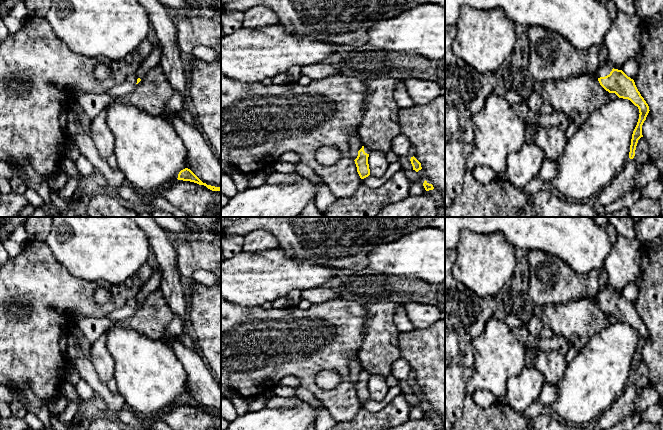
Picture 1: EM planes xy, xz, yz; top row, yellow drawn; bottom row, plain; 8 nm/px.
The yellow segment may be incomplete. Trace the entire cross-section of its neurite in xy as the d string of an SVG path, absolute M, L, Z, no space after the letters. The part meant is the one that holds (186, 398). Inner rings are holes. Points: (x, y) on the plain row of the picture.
M185 392L183 394L181 394L178 398L178 404L183 404L183 405L190 405L190 406L194 406L197 407L199 409L204 409L206 410L208 413L212 414L212 415L220 415L221 411L215 411L215 410L211 410L211 409L207 409L206 407L203 407L190 393Z

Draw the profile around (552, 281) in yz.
M540 250L529 252L529 297L533 305L548 306L570 303L583 298L595 299L608 286L605 269L592 270L589 273L577 273L562 259Z

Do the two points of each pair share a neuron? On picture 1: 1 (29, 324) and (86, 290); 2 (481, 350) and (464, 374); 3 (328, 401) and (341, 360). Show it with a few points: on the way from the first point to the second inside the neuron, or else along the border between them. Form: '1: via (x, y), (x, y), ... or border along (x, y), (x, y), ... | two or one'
1: via (42, 310), (55, 297), (72, 296) | one
2: border along (473, 367), (473, 373), (467, 381), (466, 390) | two
3: via (338, 391), (345, 384), (344, 370) | one

